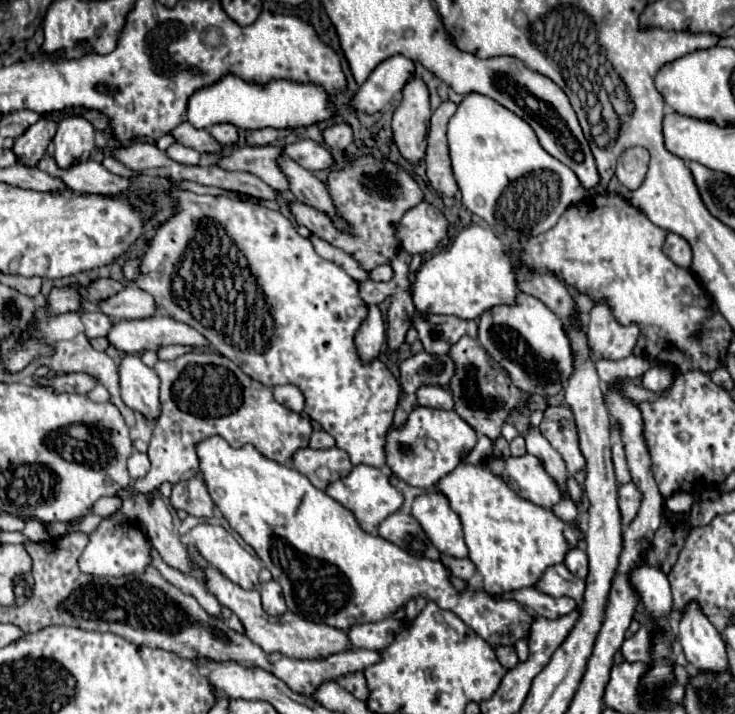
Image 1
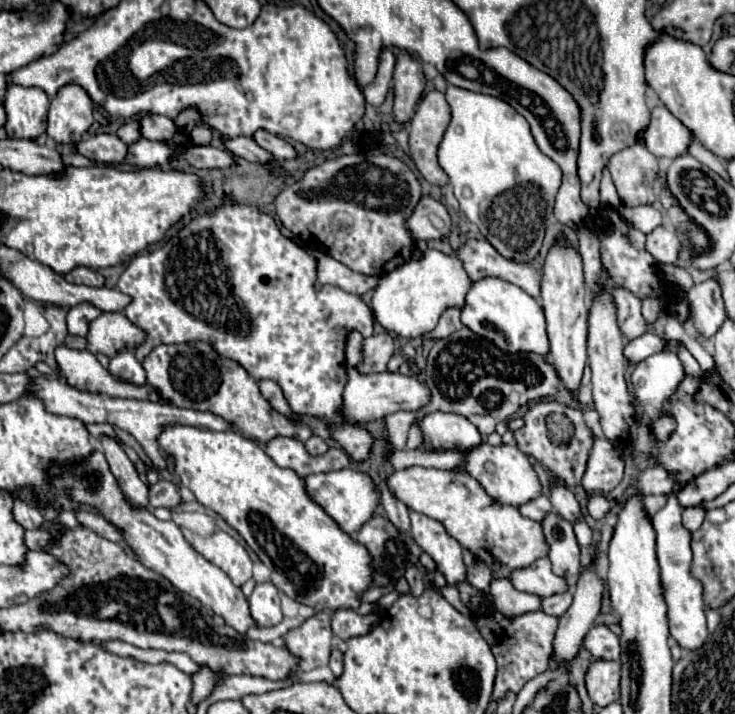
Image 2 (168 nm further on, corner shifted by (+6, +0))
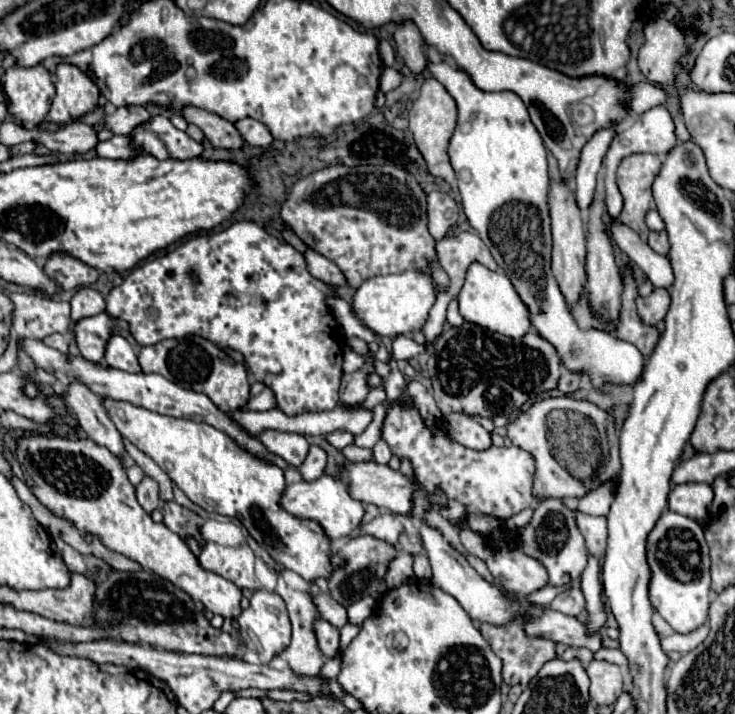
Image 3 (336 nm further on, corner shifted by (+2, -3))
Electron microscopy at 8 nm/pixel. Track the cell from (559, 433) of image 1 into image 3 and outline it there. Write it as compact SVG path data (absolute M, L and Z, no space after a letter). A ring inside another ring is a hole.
M550 397L522 411L510 425L506 435L516 447L528 451L536 461L534 497L582 497L606 479L620 473L618 437L612 433L614 417L600 407L572 397Z

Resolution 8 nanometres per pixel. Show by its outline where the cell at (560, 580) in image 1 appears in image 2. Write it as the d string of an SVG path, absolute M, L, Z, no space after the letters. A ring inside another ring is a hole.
M538 558L534 564L530 564L530 568L516 568L514 572L510 572L510 582L516 590L542 598L568 590L566 580L552 572L548 558Z

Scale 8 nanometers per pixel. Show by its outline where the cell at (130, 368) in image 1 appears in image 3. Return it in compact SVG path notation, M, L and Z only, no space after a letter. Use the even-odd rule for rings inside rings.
M112 335L106 345L106 363L114 369L128 373L142 373L138 357L130 343L122 335Z

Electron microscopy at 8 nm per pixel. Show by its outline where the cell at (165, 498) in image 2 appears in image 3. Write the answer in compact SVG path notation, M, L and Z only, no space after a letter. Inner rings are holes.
M146 477L138 487L136 487L136 497L138 503L144 507L146 513L152 513L154 509L162 507L162 499L160 499L160 489L158 483L150 477Z

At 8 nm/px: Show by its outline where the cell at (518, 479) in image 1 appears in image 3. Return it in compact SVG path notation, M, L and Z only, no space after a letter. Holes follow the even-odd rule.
M398 403L384 419L382 439L390 445L394 455L410 459L414 475L426 491L434 491L434 487L442 487L446 491L450 507L440 511L446 519L460 519L462 511L482 511L486 515L508 519L534 503L534 459L530 459L530 453L520 447L492 445L486 451L466 449L448 439L440 427L426 427L414 405L402 407Z

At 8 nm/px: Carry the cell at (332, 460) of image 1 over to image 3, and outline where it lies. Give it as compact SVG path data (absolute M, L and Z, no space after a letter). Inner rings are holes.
M264 431L260 435L260 441L272 455L282 457L290 467L300 467L308 455L308 441L302 435Z

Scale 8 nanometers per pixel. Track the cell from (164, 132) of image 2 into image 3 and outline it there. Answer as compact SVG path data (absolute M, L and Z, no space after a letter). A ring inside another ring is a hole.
M120 107L112 115L106 115L106 127L116 135L132 135L136 127L148 123L152 119L152 113L146 107Z

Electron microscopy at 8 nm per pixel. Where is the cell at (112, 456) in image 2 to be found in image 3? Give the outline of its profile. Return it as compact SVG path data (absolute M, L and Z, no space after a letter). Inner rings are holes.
M72 383L66 387L66 403L74 411L80 427L86 431L86 435L100 447L106 447L112 455L116 455L120 461L124 459L124 443L114 427L112 419L108 417L108 411L104 409L98 395L94 395L90 389L86 389L80 383Z

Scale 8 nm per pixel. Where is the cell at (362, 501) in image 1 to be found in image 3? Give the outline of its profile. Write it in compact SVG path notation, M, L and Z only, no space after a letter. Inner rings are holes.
M322 475L316 481L298 481L298 483L290 483L282 495L282 507L302 519L314 519L318 521L326 535L330 535L330 539L340 539L340 537L348 537L352 529L356 529L362 523L364 517L364 507L362 501L350 497L350 489L348 489L348 481L338 479L338 477L330 477L330 475Z

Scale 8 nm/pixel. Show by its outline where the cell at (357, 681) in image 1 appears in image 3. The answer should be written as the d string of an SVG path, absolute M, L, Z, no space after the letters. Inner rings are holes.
M318 619L318 647L324 657L340 657L340 631L324 619Z

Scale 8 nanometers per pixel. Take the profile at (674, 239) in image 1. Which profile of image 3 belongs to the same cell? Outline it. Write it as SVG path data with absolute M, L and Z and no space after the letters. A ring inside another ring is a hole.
M660 231L660 233L650 233L650 237L648 237L648 245L650 245L656 253L660 253L660 255L668 255L668 251L670 251L666 231Z

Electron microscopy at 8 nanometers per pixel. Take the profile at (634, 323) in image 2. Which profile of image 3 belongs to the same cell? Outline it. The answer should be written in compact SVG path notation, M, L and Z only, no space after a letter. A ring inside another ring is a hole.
M654 289L654 293L650 297L636 299L638 317L646 325L656 325L660 321L660 317L666 315L668 307L670 307L670 295L666 289Z

